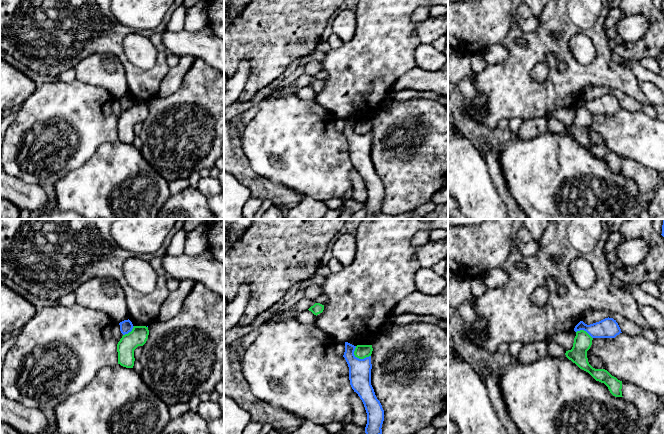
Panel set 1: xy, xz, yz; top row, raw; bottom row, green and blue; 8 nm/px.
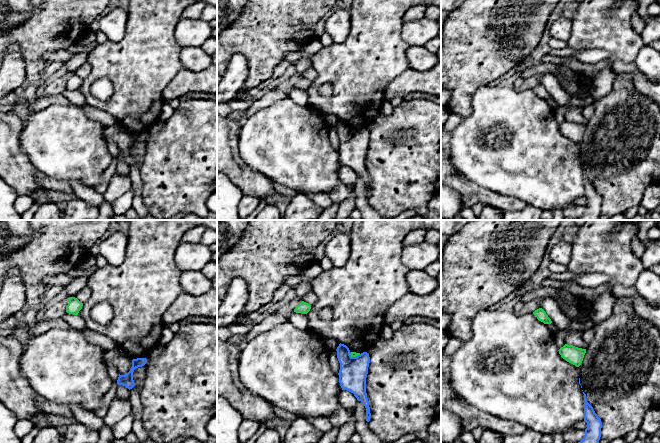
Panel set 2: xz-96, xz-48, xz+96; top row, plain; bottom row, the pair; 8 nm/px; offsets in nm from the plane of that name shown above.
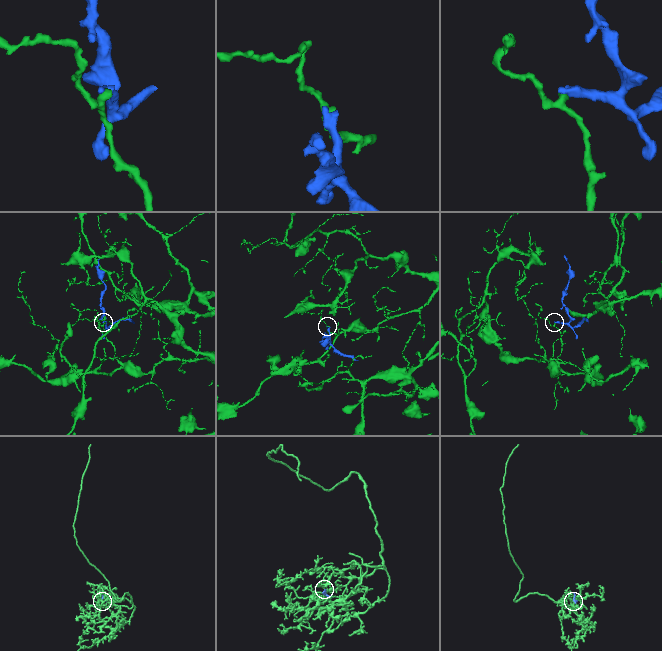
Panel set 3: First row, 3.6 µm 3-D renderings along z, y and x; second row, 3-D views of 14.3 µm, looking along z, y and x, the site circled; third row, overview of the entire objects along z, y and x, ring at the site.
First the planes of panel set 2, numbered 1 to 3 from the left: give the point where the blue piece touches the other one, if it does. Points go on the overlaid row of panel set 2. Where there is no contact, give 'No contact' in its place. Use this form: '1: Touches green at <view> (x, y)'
1: No contact
2: Touches green at xz-48 (355, 356)
3: No contact

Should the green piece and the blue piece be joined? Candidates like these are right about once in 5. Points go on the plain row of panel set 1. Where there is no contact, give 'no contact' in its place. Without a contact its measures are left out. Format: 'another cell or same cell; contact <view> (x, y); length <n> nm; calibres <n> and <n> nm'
another cell; contact xz (358, 133); length 150 nm; calibres 110 and 180 nm

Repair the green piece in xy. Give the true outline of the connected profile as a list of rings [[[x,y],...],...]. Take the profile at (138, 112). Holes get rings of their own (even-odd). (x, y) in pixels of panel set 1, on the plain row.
[[[134,102],[132,107],[122,112],[117,120],[118,140],[126,144],[134,142],[134,126],[143,122],[149,111],[148,103]]]

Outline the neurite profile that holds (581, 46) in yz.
[[[578,33],[569,41],[574,58],[582,65],[590,64],[596,57],[596,49],[591,39],[584,33]]]

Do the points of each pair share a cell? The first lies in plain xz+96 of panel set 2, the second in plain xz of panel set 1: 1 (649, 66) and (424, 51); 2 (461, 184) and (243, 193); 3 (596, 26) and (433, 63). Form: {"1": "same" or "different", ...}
{"1": "same", "2": "different", "3": "different"}

